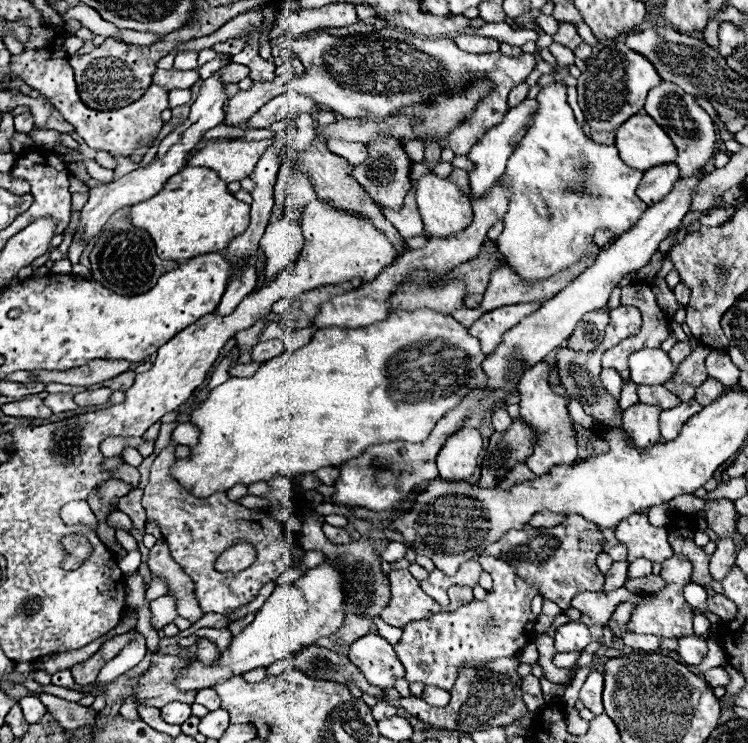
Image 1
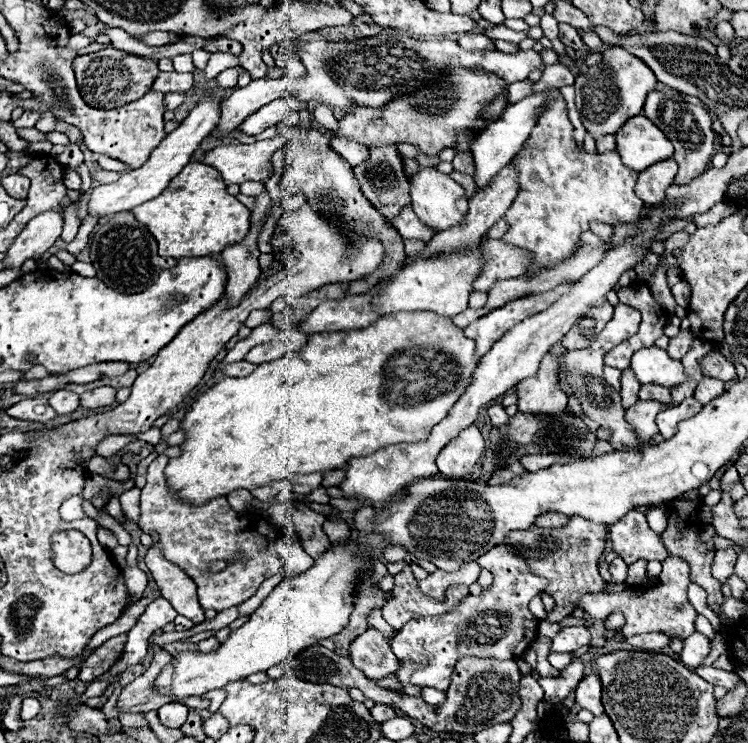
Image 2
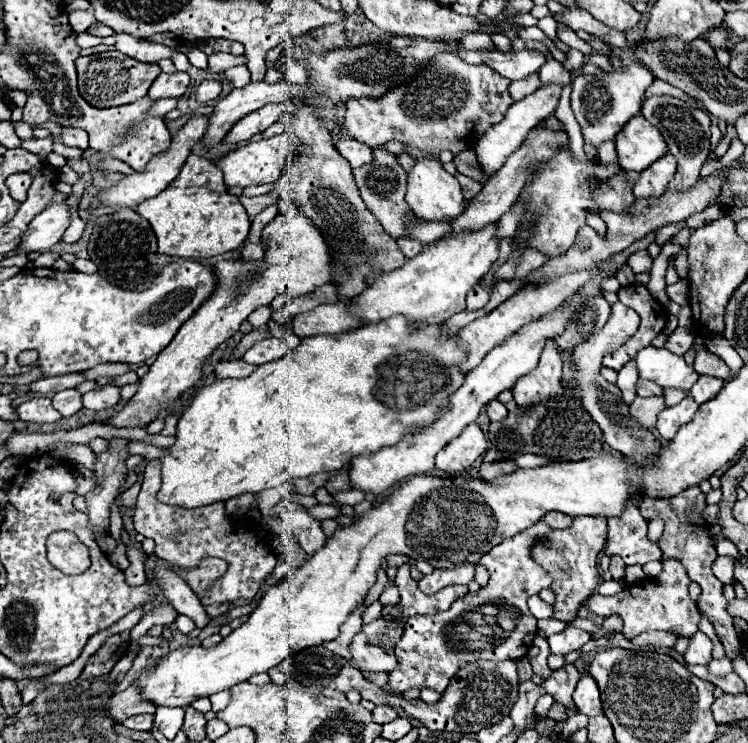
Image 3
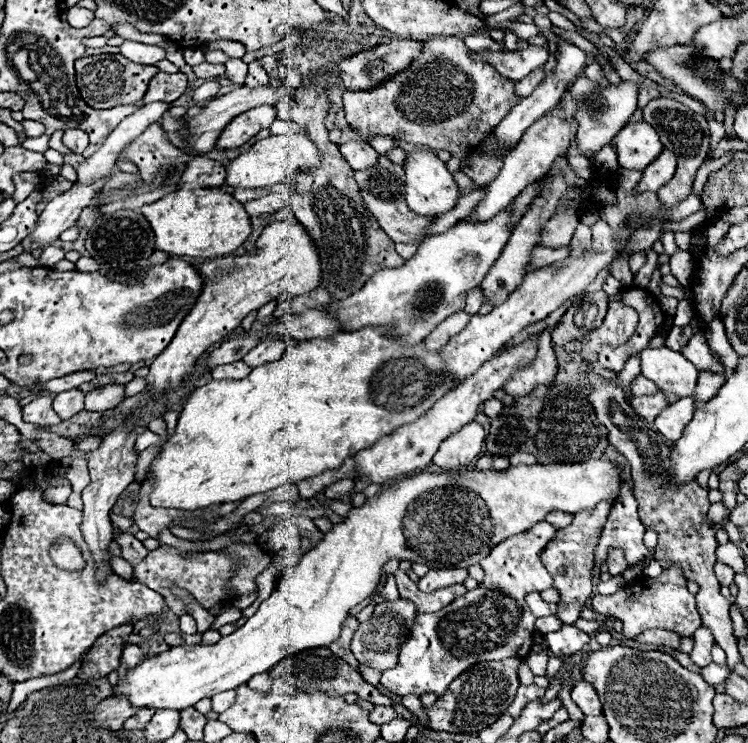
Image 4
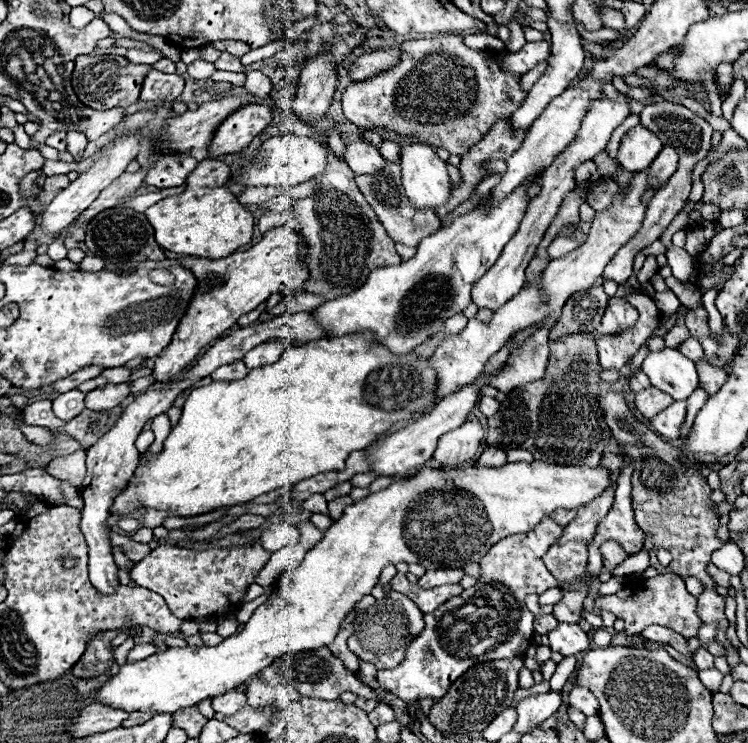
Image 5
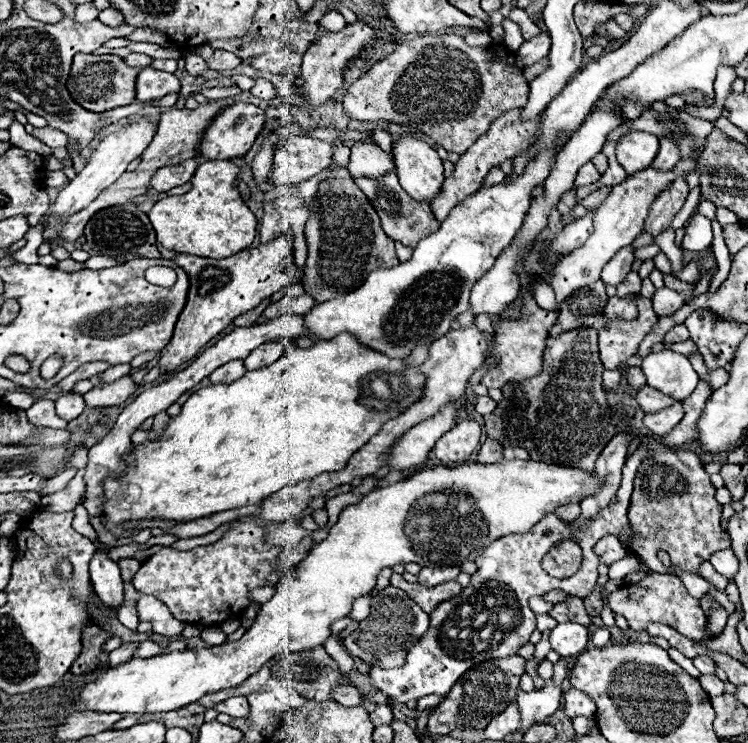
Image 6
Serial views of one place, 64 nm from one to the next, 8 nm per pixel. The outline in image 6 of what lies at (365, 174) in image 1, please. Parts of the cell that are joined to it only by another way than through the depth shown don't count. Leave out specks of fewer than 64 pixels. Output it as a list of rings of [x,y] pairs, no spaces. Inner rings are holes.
[[[390,172],[390,174],[386,174],[386,178],[378,178],[378,180],[356,178],[356,184],[370,198],[374,210],[378,212],[378,216],[382,220],[382,228],[388,234],[388,238],[402,242],[408,248],[414,248],[418,244],[418,240],[422,240],[426,234],[432,234],[434,230],[438,230],[438,222],[436,222],[432,210],[426,210],[426,202],[414,200],[402,190],[402,186],[398,184],[396,172]]]

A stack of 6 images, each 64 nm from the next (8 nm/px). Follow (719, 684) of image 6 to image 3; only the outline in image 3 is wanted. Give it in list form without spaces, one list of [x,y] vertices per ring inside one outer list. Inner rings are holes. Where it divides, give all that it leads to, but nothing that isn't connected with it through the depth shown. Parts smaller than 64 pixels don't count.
[[[728,658],[722,660],[710,660],[708,662],[708,670],[712,676],[726,676],[732,672],[732,662]]]

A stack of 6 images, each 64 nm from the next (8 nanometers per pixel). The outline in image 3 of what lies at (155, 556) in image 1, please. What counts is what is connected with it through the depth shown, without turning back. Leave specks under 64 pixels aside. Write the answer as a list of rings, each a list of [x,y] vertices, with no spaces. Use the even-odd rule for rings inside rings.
[[[156,568],[156,574],[158,574],[158,580],[162,584],[162,594],[176,612],[190,616],[198,628],[208,626],[208,622],[212,618],[206,614],[204,606],[200,604],[198,596],[192,592],[192,588],[178,574],[174,574],[168,568]]]

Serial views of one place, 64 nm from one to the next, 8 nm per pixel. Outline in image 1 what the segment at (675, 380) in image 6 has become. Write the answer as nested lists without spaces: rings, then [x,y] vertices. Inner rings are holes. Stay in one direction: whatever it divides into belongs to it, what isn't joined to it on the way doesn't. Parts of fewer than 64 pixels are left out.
[[[660,348],[638,350],[630,354],[628,364],[630,364],[630,378],[636,384],[646,384],[646,386],[664,384],[678,370],[678,366],[672,364],[668,354]]]

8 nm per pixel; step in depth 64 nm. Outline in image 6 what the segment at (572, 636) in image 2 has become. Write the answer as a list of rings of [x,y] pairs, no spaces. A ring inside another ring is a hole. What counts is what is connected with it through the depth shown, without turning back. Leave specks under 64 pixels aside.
[[[560,622],[552,628],[552,634],[550,634],[552,650],[556,650],[562,658],[584,652],[588,642],[590,642],[588,628],[576,622]]]

